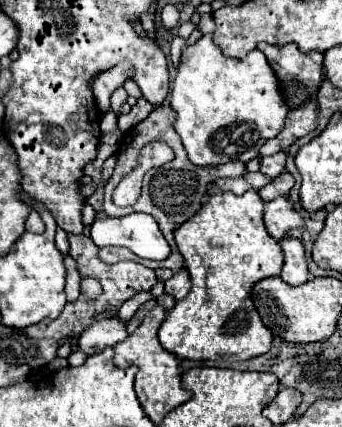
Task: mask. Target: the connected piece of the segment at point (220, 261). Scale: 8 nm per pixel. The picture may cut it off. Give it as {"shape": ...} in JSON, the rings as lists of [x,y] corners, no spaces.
{"shape":[[[246,191],[240,197],[234,193],[216,193],[210,197],[206,205],[200,207],[200,211],[194,217],[190,217],[188,221],[184,221],[184,225],[176,229],[174,239],[184,257],[184,265],[190,273],[192,289],[184,299],[176,301],[174,309],[168,311],[164,323],[158,329],[160,345],[166,351],[182,359],[194,359],[194,361],[206,361],[206,359],[244,361],[262,355],[270,349],[272,333],[256,313],[250,299],[250,289],[256,281],[264,277],[280,275],[284,261],[280,243],[268,235],[262,223],[262,211],[264,211],[264,201],[260,199],[258,191]]]}

